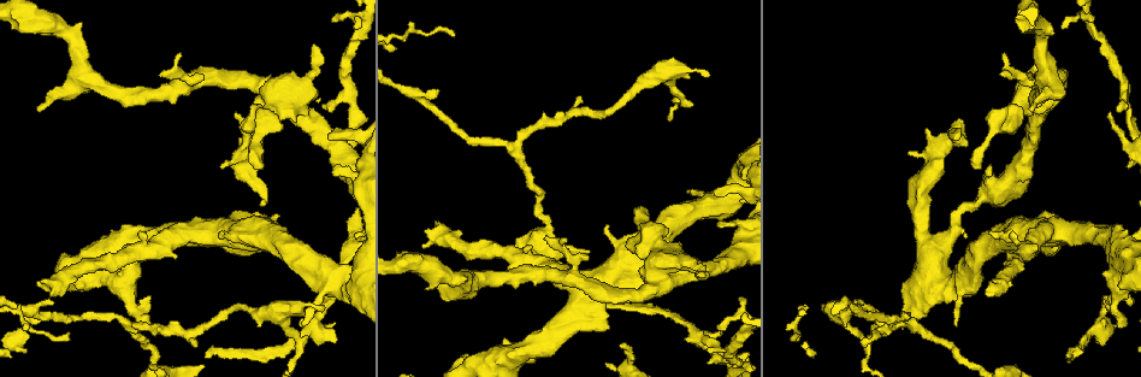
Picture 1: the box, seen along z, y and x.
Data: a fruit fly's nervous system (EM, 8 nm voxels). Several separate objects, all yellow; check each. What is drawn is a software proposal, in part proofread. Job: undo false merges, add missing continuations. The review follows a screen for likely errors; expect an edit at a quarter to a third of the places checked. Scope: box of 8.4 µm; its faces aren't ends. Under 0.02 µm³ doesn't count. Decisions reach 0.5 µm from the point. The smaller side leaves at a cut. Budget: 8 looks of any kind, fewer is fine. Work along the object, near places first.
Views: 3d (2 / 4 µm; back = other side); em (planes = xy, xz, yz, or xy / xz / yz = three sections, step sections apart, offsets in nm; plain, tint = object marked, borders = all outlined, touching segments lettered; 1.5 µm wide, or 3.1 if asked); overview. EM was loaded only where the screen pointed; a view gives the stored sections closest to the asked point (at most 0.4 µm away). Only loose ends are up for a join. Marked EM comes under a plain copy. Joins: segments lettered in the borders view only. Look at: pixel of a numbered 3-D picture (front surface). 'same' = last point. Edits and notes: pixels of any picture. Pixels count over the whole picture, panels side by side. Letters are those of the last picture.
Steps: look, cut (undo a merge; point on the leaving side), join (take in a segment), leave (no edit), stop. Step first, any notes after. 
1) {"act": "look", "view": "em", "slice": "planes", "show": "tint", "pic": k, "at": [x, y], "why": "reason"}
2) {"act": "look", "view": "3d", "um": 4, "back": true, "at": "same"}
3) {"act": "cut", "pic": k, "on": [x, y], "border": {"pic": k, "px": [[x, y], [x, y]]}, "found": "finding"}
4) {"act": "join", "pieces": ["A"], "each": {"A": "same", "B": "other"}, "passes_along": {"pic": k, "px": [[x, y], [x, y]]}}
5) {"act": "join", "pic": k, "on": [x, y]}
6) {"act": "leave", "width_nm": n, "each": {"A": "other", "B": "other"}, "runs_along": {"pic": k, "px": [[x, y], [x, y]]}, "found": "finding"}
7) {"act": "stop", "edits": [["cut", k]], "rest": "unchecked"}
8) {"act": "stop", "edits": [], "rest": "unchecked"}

{"act": "look", "view": "3d", "um": 2, "pic": 1, "at": [312, 46], "why": "branch stops here"}

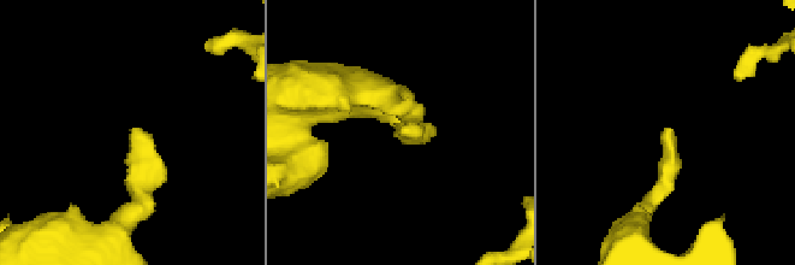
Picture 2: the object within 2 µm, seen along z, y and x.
{"act": "look", "view": "em", "slice": "yz", "step": 8, "show": "borders", "pic": 2, "at": [403, 129], "why": "now the EM"}

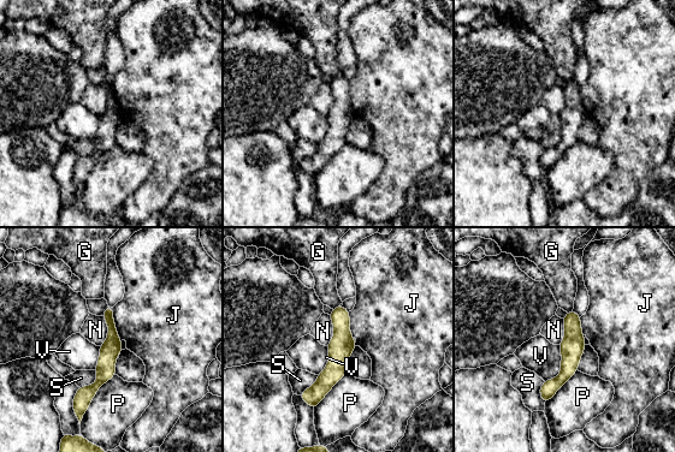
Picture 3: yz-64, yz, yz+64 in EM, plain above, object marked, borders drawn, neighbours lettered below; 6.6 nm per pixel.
{"act": "leave", "longest_contact_nm": ["P", 400], "each": {"G": "other", "J": "other", "N": "other", "P": "other", "S": "other", "V": "other"}, "border": {"pic": 3, "px": [[102, 315], [107, 338], [100, 346]]}, "found": "no lettered segment goes on from it"}

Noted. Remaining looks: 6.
{"act": "look", "view": "em", "slice": "planes", "show": "tint", "pic": 1, "at": [646, 210], "why": "an open end"}

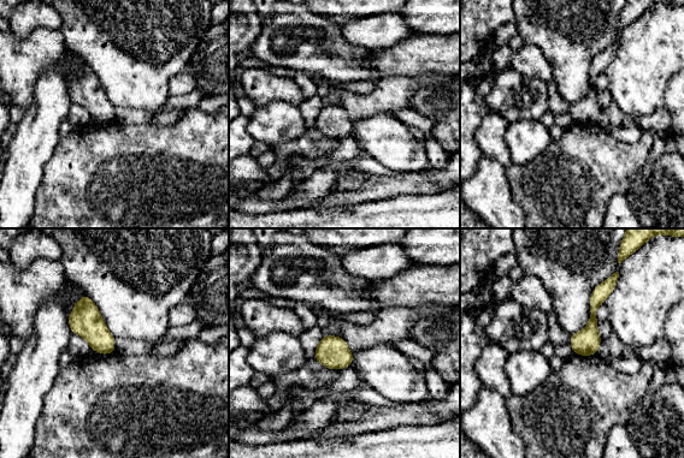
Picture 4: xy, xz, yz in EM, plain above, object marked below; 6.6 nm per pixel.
{"act": "look", "view": "em", "slice": "planes", "show": "borders", "at": "same", "why": "what lies round it"}

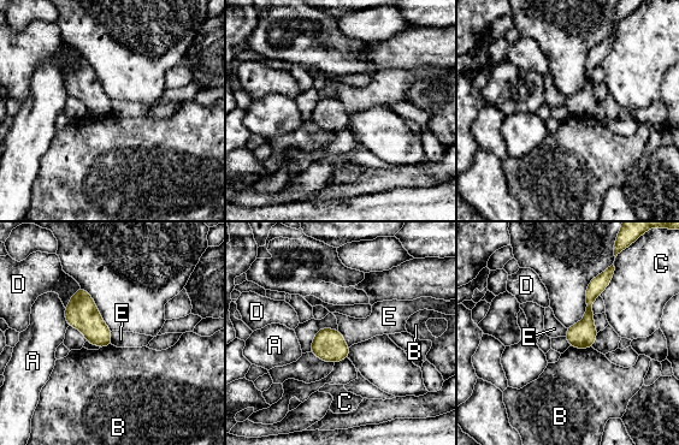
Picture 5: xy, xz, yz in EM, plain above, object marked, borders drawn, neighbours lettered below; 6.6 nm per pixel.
{"act": "leave", "each": {"A": "other", "B": "other", "C": "other", "D": "other", "E": "other"}, "found": "none of them fits"}

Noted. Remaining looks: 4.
{"act": "look", "view": "em", "slice": "xy", "step": 4, "show": "tint", "pic": 1, "at": [210, 355], "why": "tapers out"}

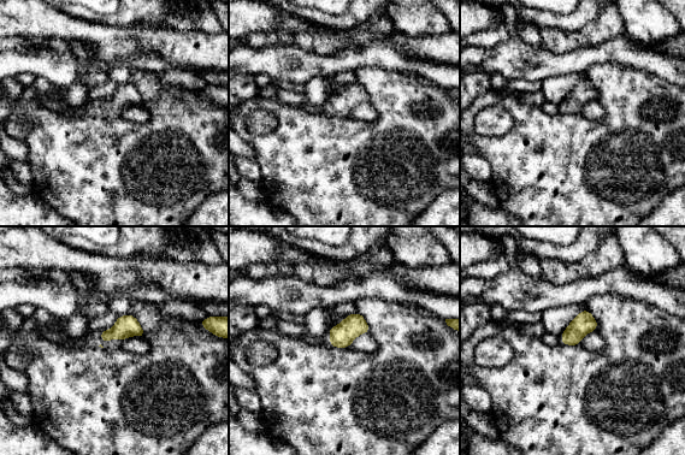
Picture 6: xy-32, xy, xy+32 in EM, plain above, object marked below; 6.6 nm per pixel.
{"act": "look", "view": "em", "slice": "planes", "show": "borders", "at": "same", "why": "another direction"}

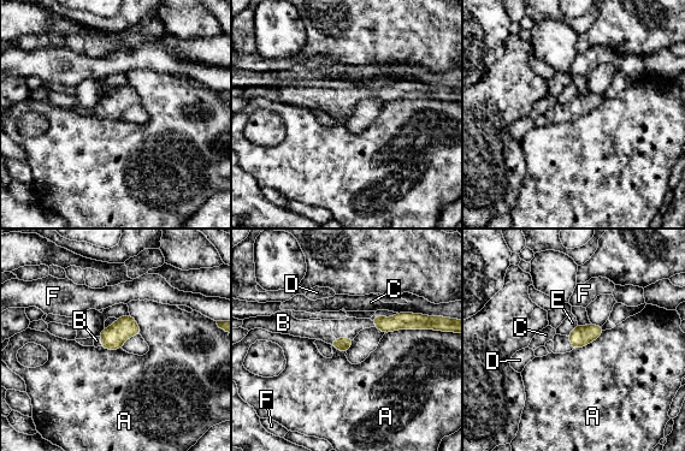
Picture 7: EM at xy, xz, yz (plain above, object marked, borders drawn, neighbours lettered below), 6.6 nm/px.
{"act": "join", "pieces": ["B"], "longest_contact_nm": ["A", 300], "each": {"A": "other", "B": "same", "C": "other", "D": "other", "E": "other", "F": "other"}, "passes_along": {"pic": 7, "px": [[342, 344], [331, 342], [322, 330]]}, "found": "it goes on there"}

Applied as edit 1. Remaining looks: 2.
{"act": "stop", "edits": [["join", 7]], "rest": "unchecked"}

